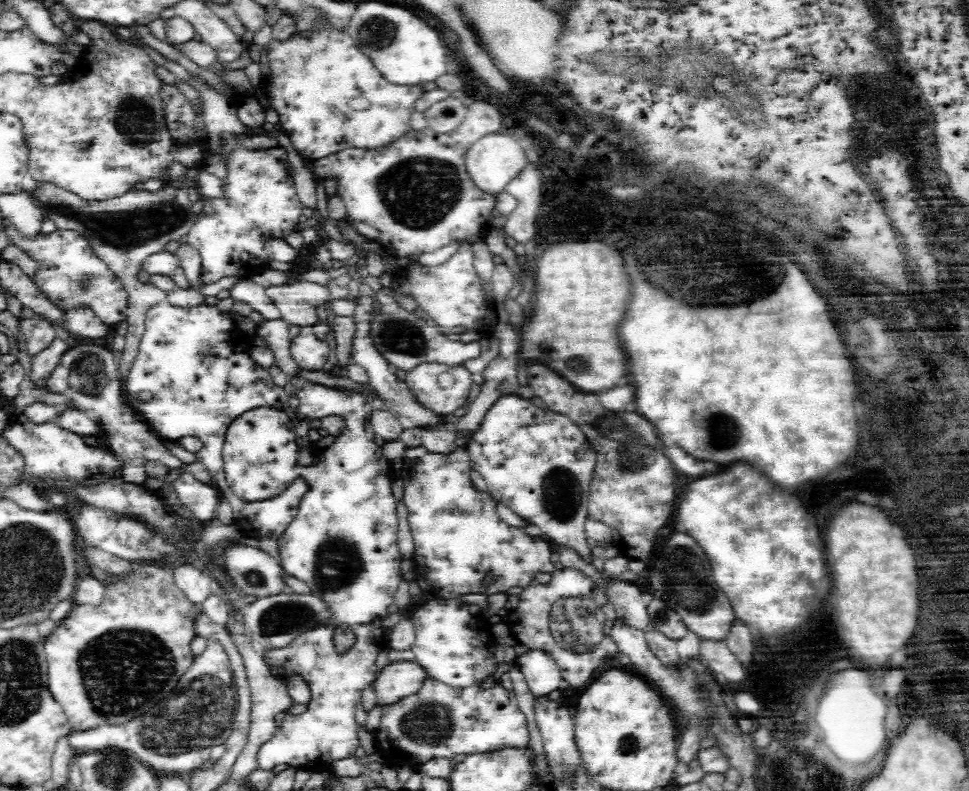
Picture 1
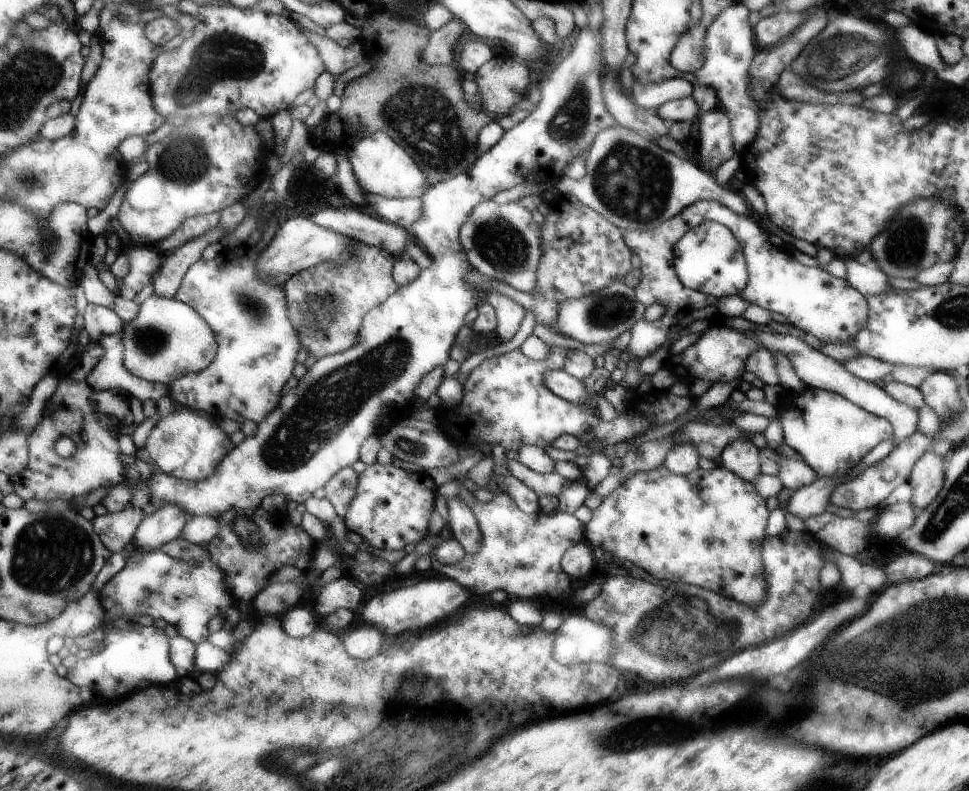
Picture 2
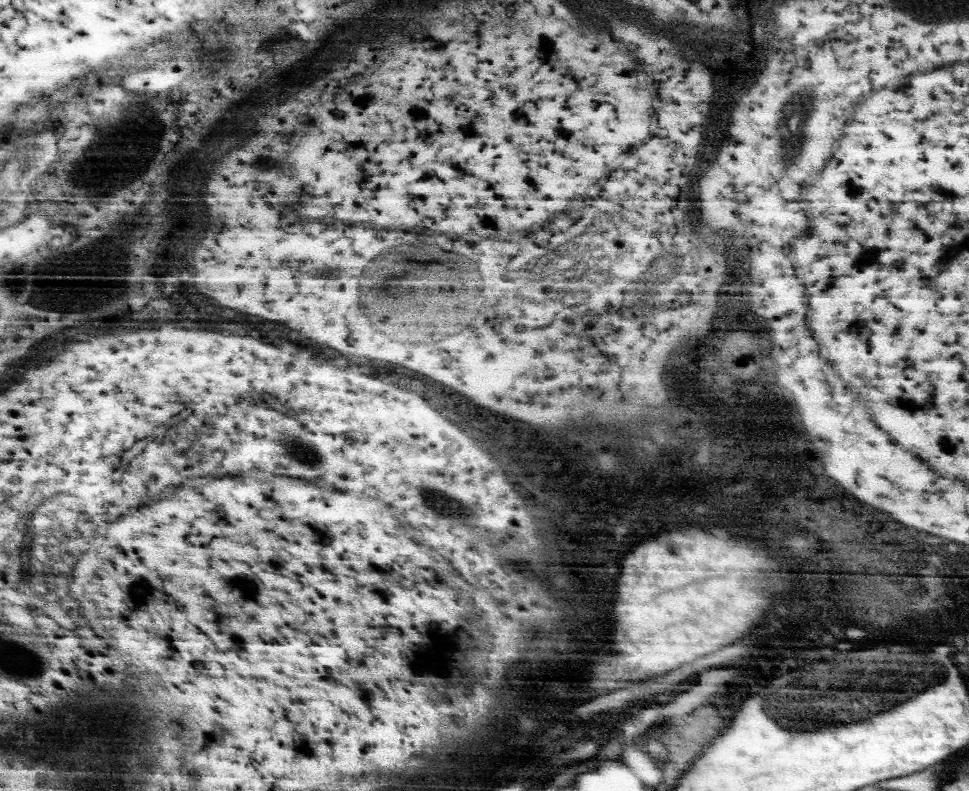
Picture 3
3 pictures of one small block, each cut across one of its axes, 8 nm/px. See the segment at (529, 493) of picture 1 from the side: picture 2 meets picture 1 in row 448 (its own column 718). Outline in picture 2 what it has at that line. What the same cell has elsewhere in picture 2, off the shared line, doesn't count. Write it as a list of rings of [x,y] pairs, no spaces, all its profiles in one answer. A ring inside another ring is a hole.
[[[659,466],[651,472],[637,472],[615,488],[593,510],[593,518],[585,524],[585,542],[593,550],[603,550],[619,560],[629,560],[631,566],[641,568],[659,582],[681,582],[697,586],[719,596],[731,598],[745,606],[761,606],[765,600],[765,566],[763,566],[763,540],[767,524],[765,498],[757,494],[751,482],[745,482],[727,468],[715,466],[713,470],[693,470],[677,476]]]

